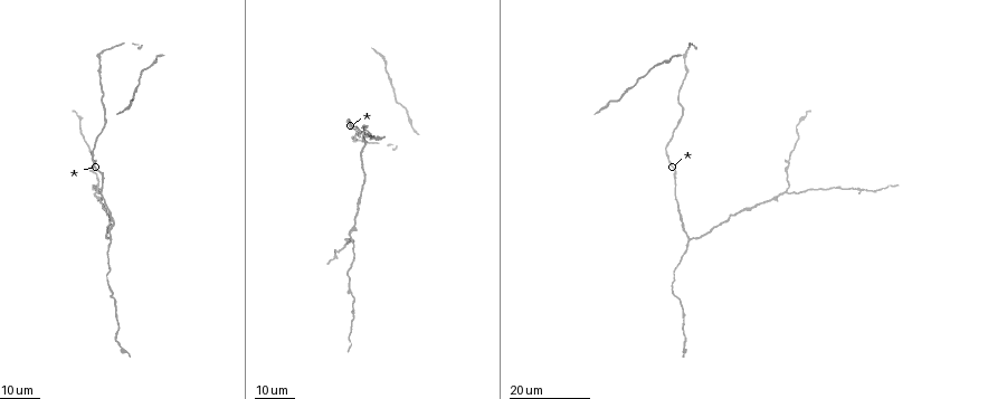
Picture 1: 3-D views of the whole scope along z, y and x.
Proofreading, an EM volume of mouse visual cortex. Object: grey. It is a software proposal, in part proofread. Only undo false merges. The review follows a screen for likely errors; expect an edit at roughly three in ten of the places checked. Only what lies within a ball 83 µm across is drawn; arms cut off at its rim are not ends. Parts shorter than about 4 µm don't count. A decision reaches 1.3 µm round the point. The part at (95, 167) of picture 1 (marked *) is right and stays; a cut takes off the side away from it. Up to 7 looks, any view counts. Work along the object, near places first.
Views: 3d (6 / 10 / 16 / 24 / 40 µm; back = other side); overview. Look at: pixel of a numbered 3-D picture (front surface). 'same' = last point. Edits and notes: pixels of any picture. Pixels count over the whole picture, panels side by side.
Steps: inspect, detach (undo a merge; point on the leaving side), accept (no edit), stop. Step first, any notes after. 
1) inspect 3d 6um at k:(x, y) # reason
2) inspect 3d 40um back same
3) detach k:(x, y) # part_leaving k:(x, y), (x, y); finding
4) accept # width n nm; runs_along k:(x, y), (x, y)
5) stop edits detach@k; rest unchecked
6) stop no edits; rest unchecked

inspect 3d 24um at 1:(789, 161) # three-way junction

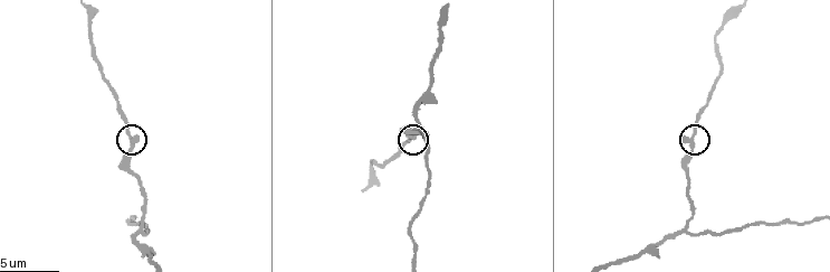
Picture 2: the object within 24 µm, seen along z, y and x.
inspect 3d 6um at 2:(690, 143) # zoom in

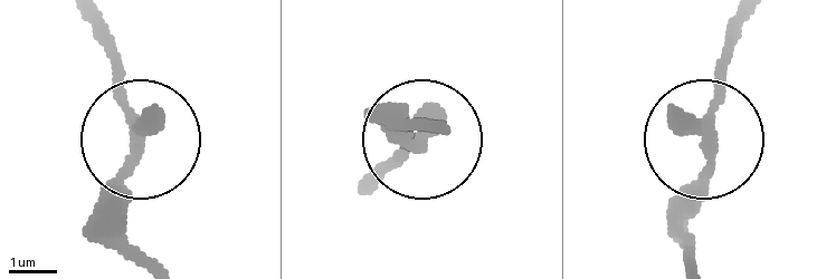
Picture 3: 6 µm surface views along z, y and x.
inspect 3d 6um back at 3:(709, 133) # other side

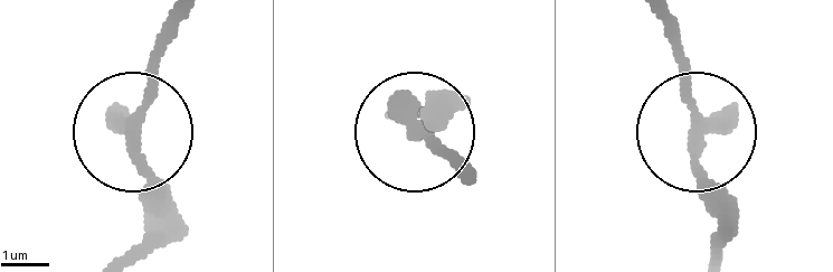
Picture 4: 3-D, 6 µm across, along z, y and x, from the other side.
accept # width 250 nm; continuous, no second neuron

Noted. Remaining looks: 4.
inspect 3d 10um at 2:(424, 131)

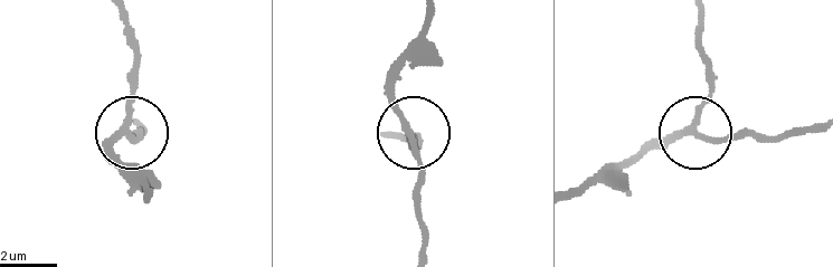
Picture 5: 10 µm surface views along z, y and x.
inspect 3d 10um back at 5:(126, 131)

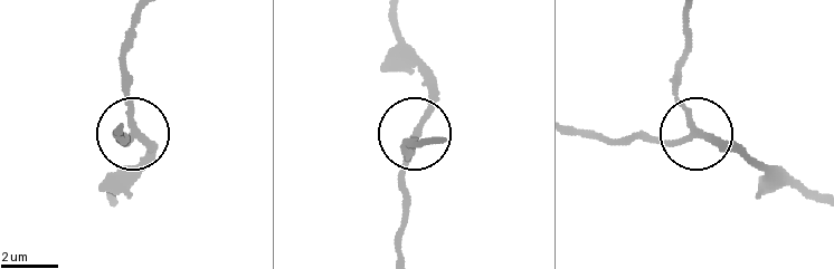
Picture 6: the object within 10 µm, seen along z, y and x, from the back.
accept # side_arm 26 um; runs_along 6:(109, 203), (145, 149), (131, 124), (123, 61); one neuron here

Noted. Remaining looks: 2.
stop no edits; rest unchecked

